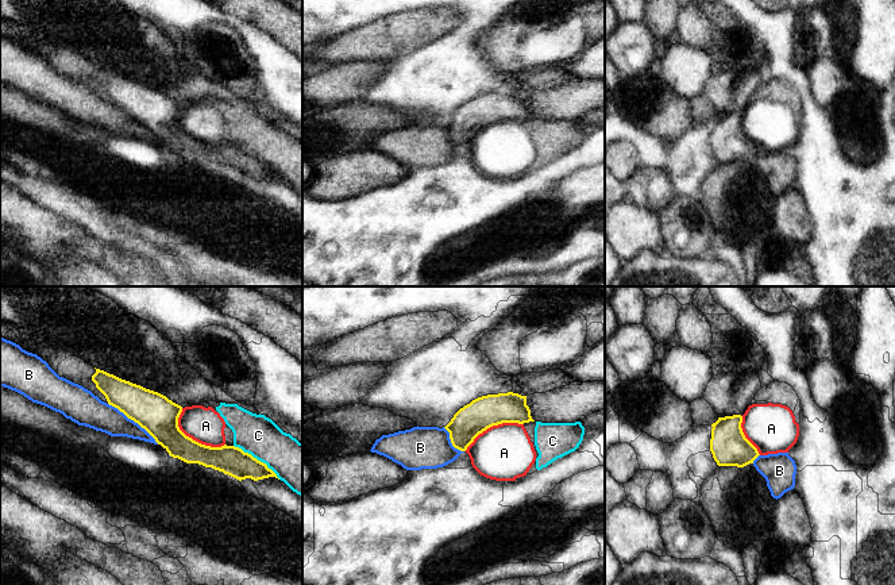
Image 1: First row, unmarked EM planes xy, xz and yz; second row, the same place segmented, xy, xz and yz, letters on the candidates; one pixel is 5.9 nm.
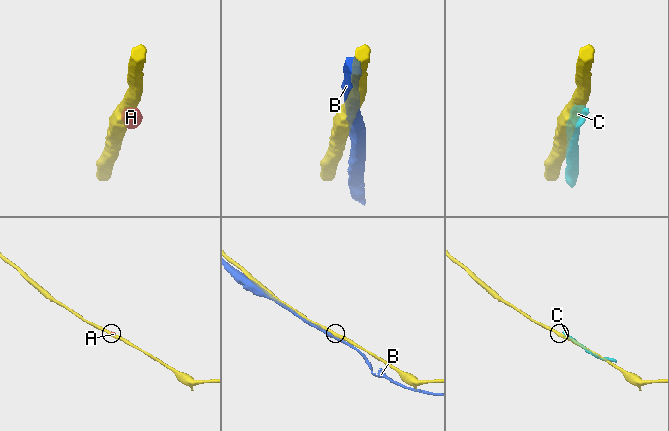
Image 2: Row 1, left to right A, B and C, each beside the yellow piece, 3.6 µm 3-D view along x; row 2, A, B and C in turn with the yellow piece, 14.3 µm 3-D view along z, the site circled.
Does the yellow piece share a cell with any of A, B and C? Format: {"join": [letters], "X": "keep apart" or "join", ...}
{"join": [], "A": "keep apart", "B": "keep apart", "C": "keep apart"}

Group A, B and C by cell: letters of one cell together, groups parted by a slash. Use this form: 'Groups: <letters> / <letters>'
Groups: A C / B

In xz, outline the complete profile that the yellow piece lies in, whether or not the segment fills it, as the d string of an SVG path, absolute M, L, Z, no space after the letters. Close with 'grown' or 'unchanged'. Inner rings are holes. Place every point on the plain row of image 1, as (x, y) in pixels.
M508 89L487 92L460 105L444 124L455 146L466 149L474 136L493 123L535 119L526 93Z | unchanged

